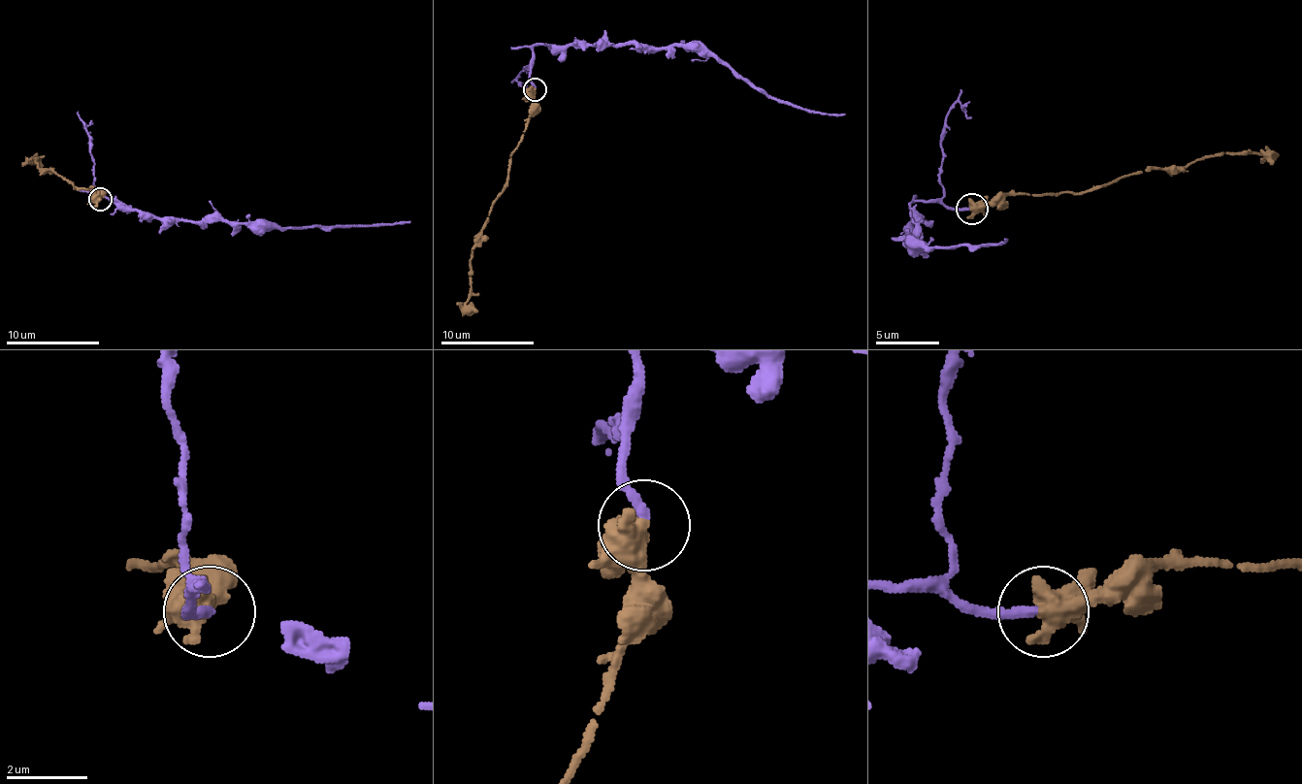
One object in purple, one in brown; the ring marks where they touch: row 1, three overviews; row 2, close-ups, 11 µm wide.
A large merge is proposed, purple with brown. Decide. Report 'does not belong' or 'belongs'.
belongs

